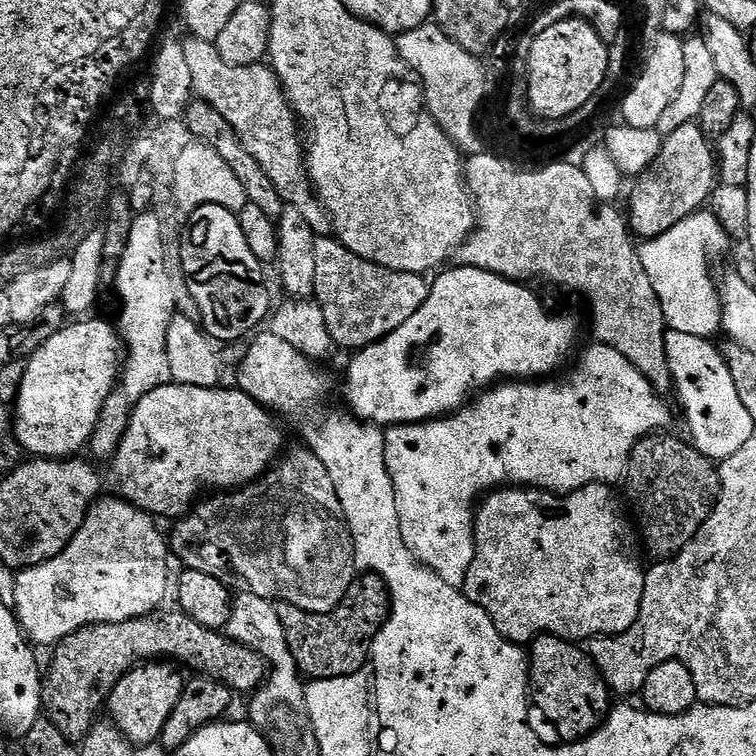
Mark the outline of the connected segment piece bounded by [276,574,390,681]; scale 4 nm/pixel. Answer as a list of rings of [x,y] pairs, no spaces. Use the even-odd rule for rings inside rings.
[[[364,574],[352,583],[346,598],[333,612],[303,612],[298,606],[280,602],[276,604],[276,613],[282,622],[282,630],[286,630],[286,642],[301,673],[309,681],[333,680],[355,676],[369,663],[372,640],[387,620],[389,607],[388,588],[382,577]]]

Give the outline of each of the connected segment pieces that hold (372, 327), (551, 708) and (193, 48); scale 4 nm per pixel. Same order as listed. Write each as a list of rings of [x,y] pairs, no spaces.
[[[335,238],[317,239],[314,257],[314,299],[322,314],[326,314],[326,330],[330,330],[330,338],[337,349],[359,350],[378,343],[404,322],[410,322],[428,300],[430,284],[423,275],[395,272],[374,262],[366,262],[343,248]]]
[[[538,636],[532,641],[528,652],[528,687],[530,700],[536,708],[556,727],[564,742],[575,742],[591,736],[604,723],[609,711],[608,683],[592,663],[587,651],[580,652],[575,643],[557,636]]]
[[[188,38],[183,41],[192,91],[214,108],[237,132],[246,152],[259,163],[285,205],[294,206],[318,236],[331,233],[331,220],[317,199],[308,178],[306,148],[302,143],[302,125],[284,96],[271,67],[263,63],[250,67],[234,66],[218,54],[215,43]]]

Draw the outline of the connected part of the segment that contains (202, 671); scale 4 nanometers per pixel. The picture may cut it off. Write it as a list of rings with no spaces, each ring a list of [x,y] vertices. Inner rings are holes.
[[[164,611],[150,612],[126,622],[91,624],[51,649],[52,661],[46,664],[42,676],[44,689],[40,703],[46,719],[54,722],[67,740],[84,740],[97,723],[96,711],[105,707],[117,682],[132,668],[149,662],[175,662],[185,669],[188,667],[196,676],[221,680],[236,694],[251,694],[268,679],[268,663],[254,650],[228,639],[223,631],[198,626],[184,612]]]

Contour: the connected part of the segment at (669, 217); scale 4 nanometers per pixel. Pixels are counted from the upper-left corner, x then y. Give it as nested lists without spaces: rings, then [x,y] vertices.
[[[699,123],[679,126],[674,133],[663,137],[662,143],[653,164],[635,177],[632,201],[626,207],[631,231],[641,241],[666,234],[666,230],[678,222],[701,211],[709,203],[712,189],[718,183],[718,156]]]

